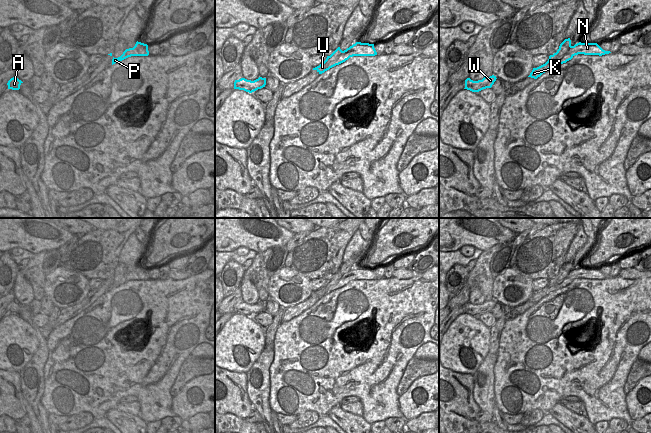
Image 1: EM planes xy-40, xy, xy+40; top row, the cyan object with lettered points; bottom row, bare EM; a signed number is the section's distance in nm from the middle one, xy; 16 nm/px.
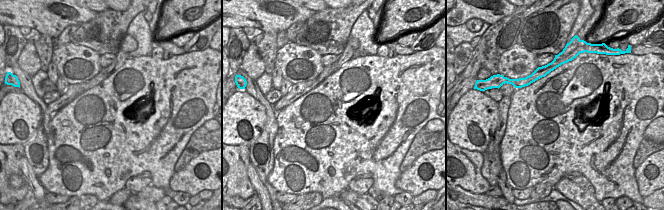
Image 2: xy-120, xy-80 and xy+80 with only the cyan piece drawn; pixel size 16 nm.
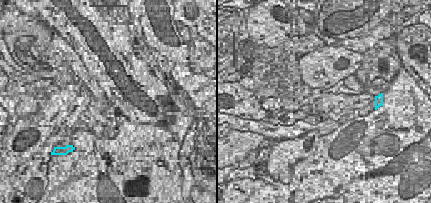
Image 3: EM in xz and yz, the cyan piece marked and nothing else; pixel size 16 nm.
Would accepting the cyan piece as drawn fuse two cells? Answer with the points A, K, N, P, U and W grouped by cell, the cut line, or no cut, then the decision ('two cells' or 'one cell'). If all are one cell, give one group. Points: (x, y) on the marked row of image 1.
A K N P W / U | xy+40 (572, 46), (556, 60), (549, 59) | two cells

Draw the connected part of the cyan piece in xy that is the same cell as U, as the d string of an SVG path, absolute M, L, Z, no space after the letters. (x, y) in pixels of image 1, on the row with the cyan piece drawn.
M338 47L330 56L327 56L327 62L322 63L319 66L313 68L313 70L316 70L319 74L324 73L325 71L330 69L330 63L337 60L337 58L342 54L342 50L340 47Z

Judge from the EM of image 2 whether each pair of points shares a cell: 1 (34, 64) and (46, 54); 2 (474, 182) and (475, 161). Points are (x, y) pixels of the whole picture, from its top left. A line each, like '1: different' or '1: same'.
1: different
2: same

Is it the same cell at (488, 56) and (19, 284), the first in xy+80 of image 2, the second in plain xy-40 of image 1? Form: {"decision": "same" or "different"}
{"decision": "different"}

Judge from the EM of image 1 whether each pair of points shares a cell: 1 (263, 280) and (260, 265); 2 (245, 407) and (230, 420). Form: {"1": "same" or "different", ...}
{"1": "same", "2": "different"}

